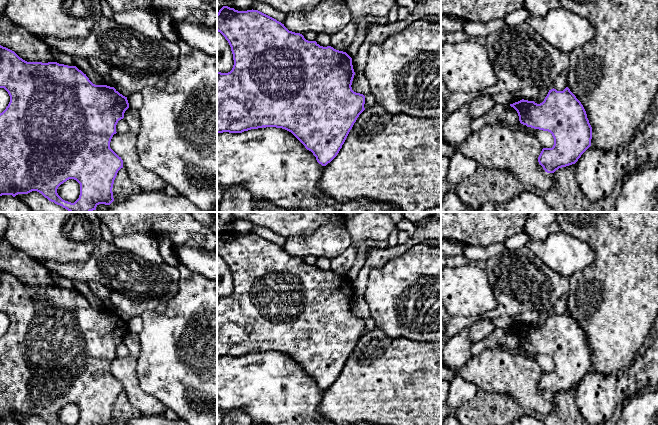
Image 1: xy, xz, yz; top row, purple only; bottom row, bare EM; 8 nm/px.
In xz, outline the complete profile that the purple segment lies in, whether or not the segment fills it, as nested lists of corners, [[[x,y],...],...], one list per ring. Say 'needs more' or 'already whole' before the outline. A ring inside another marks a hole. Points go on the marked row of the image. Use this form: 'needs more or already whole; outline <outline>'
already whole; outline [[[223,6],[217,13],[217,31],[228,41],[234,60],[230,72],[217,72],[217,133],[242,133],[263,127],[282,128],[291,132],[307,150],[311,151],[319,164],[326,166],[330,163],[339,153],[357,118],[365,110],[365,96],[354,92],[351,87],[355,75],[352,58],[346,52],[336,50],[331,46],[323,47],[316,41],[306,40],[302,34],[289,31],[284,24],[258,10],[238,11]]]

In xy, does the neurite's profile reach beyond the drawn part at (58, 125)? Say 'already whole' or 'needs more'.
already whole

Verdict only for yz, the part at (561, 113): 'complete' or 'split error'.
complete

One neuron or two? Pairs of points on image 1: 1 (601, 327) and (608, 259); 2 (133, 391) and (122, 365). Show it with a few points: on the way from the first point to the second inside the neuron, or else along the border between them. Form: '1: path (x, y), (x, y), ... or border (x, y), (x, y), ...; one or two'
1: path (608, 310), (608, 276); one
2: path (131, 385), (125, 371); one

